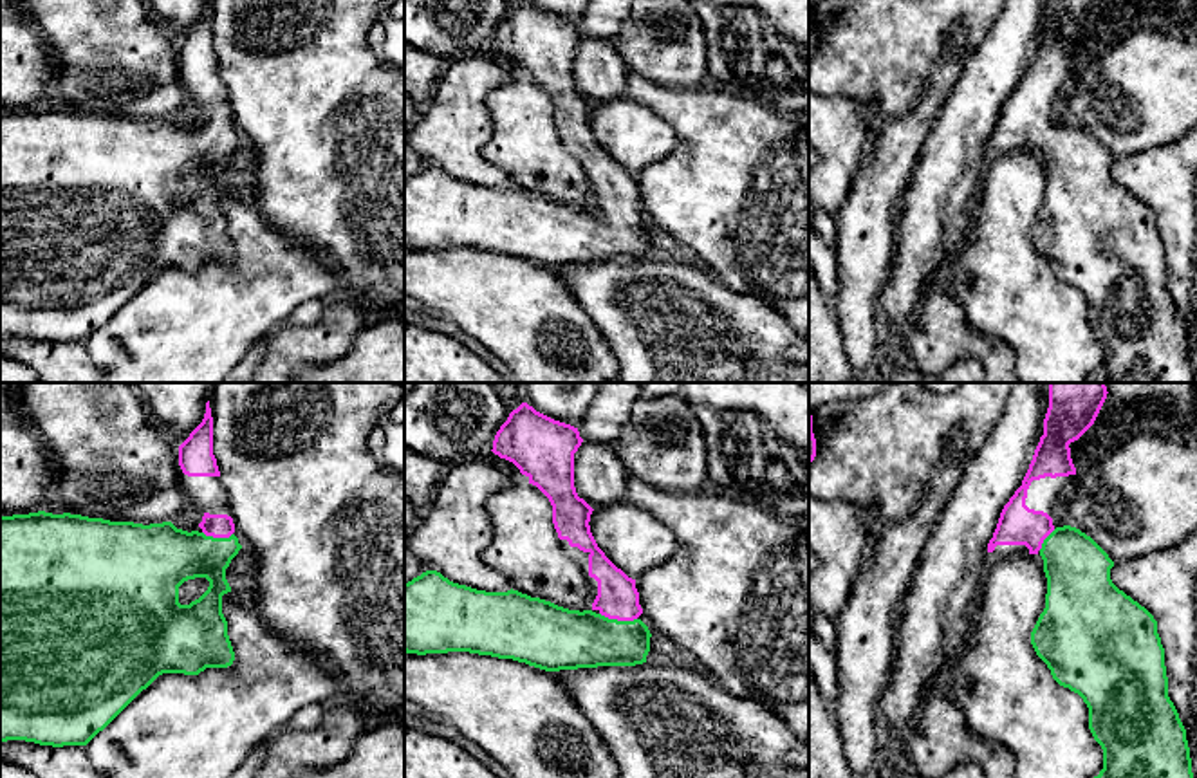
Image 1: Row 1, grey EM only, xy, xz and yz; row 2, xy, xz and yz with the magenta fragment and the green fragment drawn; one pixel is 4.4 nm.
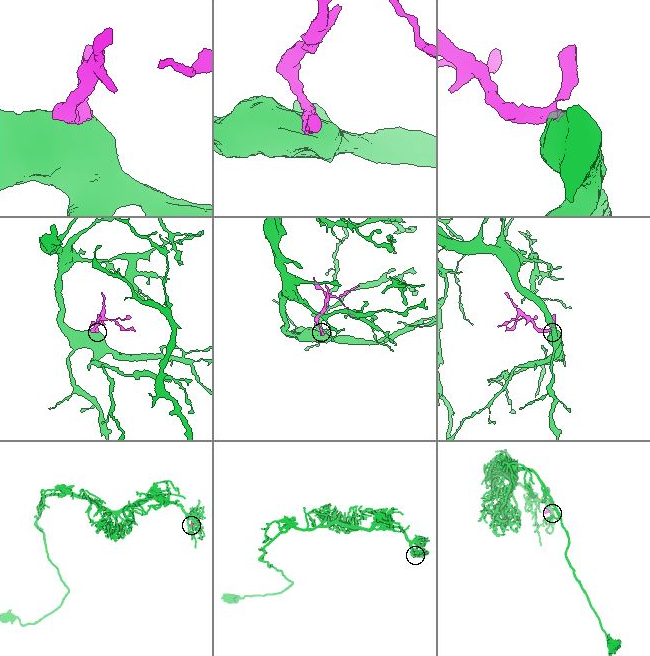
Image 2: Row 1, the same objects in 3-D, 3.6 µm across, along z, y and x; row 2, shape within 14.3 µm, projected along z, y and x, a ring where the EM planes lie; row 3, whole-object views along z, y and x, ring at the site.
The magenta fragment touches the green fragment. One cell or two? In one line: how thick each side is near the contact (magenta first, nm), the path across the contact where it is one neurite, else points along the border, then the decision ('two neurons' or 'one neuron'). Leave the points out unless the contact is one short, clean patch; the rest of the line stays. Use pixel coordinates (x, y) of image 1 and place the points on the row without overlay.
190/280 nm | across xz (618, 194), (618, 215), (598, 235), (566, 235) | one neuron

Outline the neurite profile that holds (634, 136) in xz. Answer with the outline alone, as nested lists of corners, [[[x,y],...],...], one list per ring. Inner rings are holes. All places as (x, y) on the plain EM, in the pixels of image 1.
[[[626,94],[594,105],[589,121],[598,143],[632,175],[677,146],[675,128]]]

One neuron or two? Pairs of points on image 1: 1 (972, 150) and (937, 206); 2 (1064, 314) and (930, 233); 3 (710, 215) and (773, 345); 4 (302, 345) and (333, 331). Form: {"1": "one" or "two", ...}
{"1": "one", "2": "two", "3": "two", "4": "one"}

